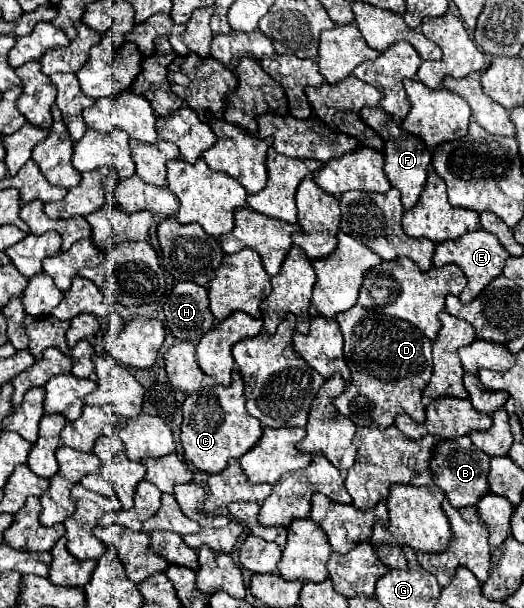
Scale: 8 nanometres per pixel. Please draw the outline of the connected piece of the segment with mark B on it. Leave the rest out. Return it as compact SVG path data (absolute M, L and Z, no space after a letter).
M460 436L454 440L440 440L434 450L432 450L432 460L430 460L430 470L434 476L434 484L446 494L446 500L454 508L462 506L474 506L482 494L488 492L488 462L490 458L474 448L470 436Z

